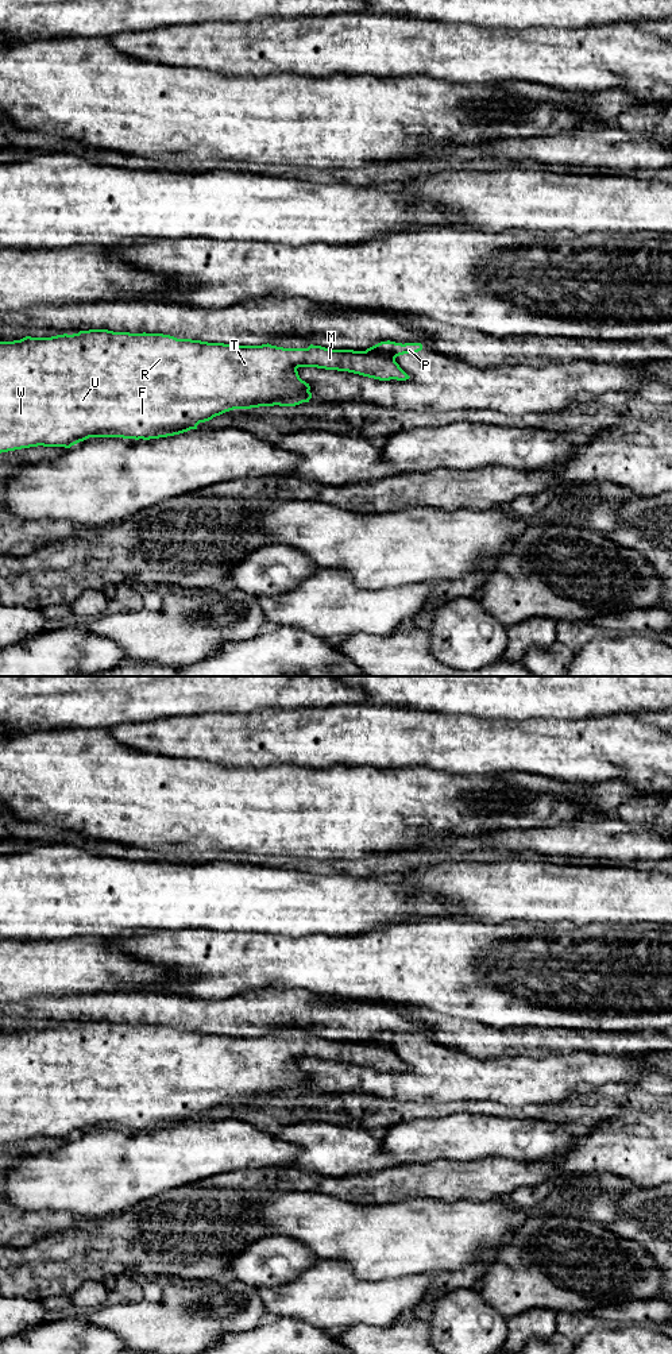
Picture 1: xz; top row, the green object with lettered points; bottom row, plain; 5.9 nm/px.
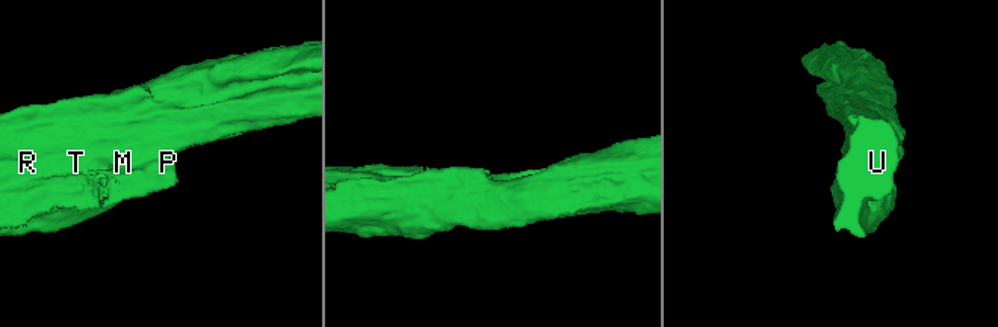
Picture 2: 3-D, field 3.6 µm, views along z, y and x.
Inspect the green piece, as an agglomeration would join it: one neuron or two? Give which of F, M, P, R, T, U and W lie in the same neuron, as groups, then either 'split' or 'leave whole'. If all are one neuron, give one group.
groups F M R T U W / P; split

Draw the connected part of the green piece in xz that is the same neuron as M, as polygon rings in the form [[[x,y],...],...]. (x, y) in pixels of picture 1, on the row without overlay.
[[[89,1021],[80,1022],[78,1025],[73,1026],[63,1025],[51,1029],[26,1027],[20,1031],[0,1033],[0,1145],[38,1137],[70,1139],[72,1137],[89,1129],[123,1129],[135,1131],[150,1131],[179,1126],[190,1120],[197,1120],[197,1116],[200,1114],[209,1112],[213,1108],[233,1100],[274,1098],[278,1092],[283,1089],[293,1089],[308,1085],[310,1077],[300,1069],[297,1062],[298,1058],[317,1058],[325,1061],[348,1062],[379,1072],[406,1072],[410,1069],[399,1058],[395,1050],[387,1046],[354,1041],[329,1041],[313,1035],[310,1035],[308,1039],[283,1039],[271,1037],[269,1034],[262,1037],[233,1037],[192,1030],[177,1030],[174,1027],[163,1025],[130,1025],[113,1023],[108,1021]]]

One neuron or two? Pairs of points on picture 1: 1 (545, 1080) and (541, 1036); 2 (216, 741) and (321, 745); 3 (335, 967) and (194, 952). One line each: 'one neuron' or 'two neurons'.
1: two neurons
2: one neuron
3: one neuron

